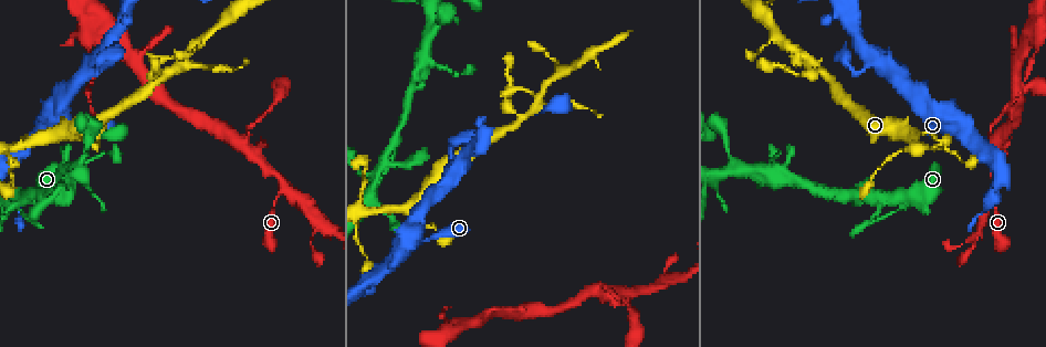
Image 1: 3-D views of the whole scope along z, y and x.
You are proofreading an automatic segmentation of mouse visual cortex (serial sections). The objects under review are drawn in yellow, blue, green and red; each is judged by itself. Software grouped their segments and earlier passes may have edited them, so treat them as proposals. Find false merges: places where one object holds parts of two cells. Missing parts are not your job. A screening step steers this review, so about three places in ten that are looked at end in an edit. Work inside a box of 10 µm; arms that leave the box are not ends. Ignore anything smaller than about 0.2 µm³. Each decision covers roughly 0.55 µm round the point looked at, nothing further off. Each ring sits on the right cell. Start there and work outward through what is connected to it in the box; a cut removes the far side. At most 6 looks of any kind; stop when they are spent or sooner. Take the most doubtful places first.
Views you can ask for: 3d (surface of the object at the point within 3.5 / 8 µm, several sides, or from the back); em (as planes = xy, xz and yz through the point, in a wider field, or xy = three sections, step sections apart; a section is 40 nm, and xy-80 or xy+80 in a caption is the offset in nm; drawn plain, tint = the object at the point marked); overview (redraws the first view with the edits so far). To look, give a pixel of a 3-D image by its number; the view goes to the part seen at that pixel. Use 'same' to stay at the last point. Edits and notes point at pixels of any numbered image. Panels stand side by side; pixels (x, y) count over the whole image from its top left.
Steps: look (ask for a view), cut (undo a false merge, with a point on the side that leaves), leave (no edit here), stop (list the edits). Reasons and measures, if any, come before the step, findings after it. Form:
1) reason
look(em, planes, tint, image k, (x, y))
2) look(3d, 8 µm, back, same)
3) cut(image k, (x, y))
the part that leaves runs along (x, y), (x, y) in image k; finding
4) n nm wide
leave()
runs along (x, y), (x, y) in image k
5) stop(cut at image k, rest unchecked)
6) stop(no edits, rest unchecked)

three-way junction
look(3d, 3.5 µm, image 1, (994, 141))

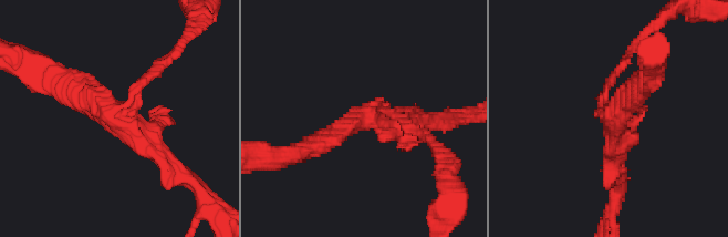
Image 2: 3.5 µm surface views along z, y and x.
look(em, xy, step 1, tint, image 2, (119, 117))

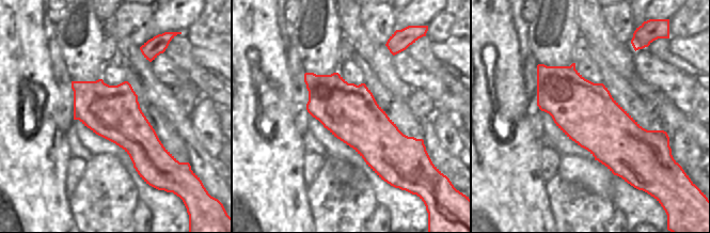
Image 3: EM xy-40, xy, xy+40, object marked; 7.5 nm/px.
cut it another way
look(em, xy, step 3, tint, same)

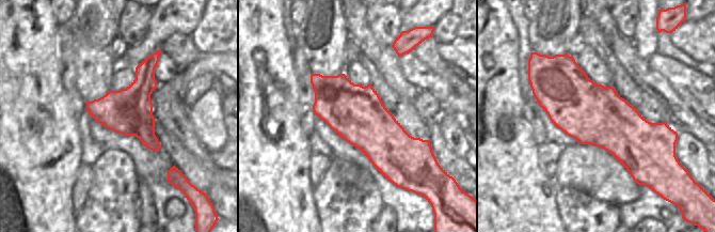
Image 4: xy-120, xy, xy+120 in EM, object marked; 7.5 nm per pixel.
leave()
all the same cell

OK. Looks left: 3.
two arms at a narrow angle
look(3d, 8 µm, image 1, (906, 197))

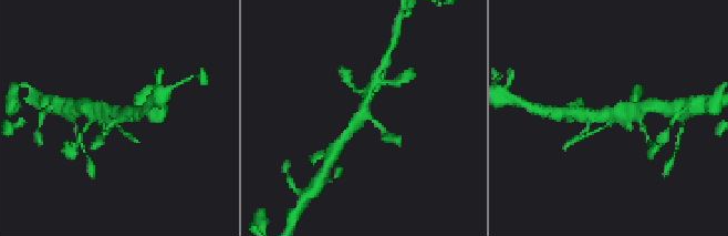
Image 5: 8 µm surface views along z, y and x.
closer look
look(3d, 3.5 µm, same)

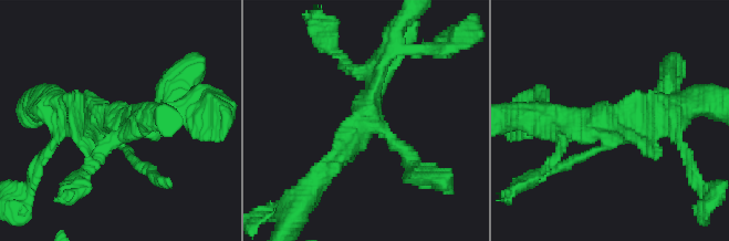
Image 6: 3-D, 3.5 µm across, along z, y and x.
look(em, xy, step 2, tint, image 6, (374, 120))

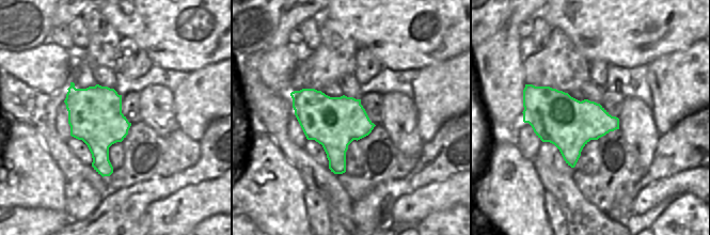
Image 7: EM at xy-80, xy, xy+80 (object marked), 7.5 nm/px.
leave()
runs along (417, 173), (370, 118), (386, 54) in image 6; continuous, no second cell

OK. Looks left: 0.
stop(no edits, rest unchecked)

